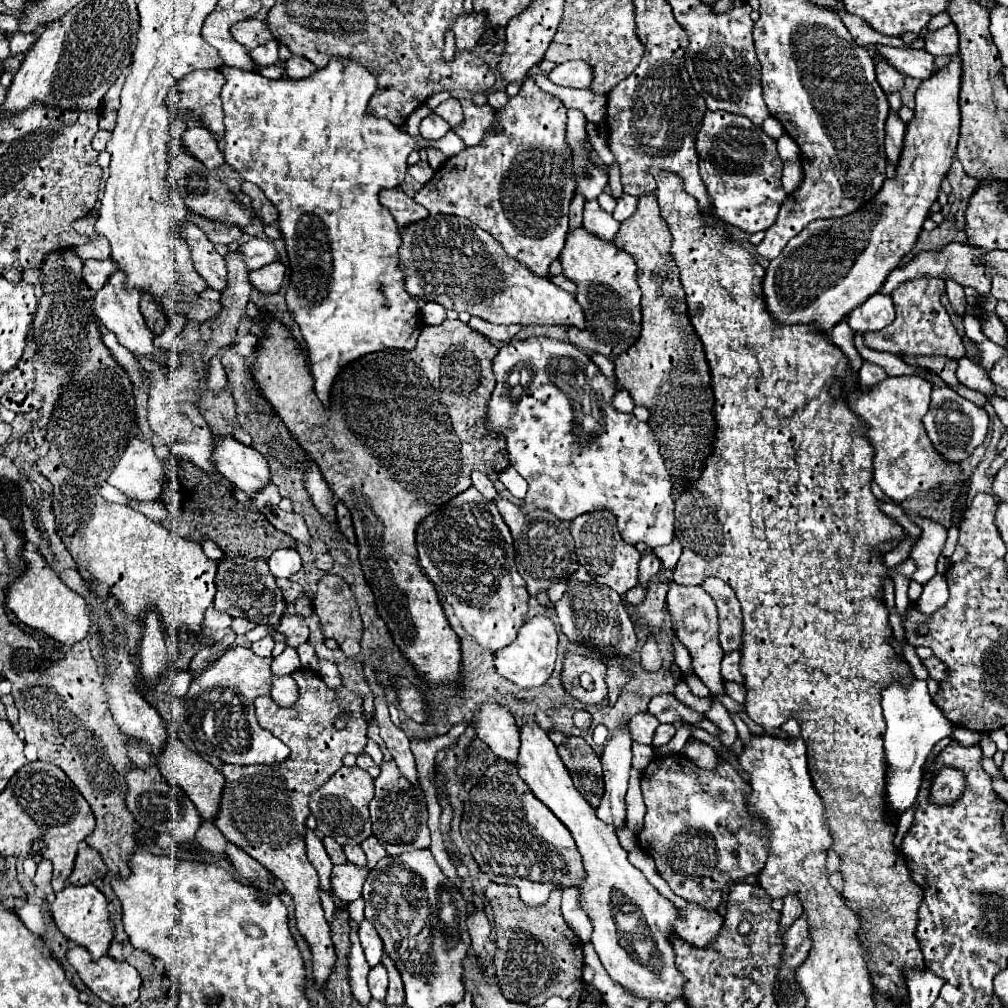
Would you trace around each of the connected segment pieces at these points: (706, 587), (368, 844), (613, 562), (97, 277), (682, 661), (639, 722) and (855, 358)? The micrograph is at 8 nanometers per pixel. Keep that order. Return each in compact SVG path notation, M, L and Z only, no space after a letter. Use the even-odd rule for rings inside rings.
M706 578L702 584L702 590L708 592L716 606L718 606L718 640L720 648L724 654L730 654L734 650L742 648L742 634L744 634L744 624L742 624L742 610L740 602L734 594L734 590L720 578Z
M374 836L366 838L360 846L362 846L362 850L364 850L366 858L368 858L368 868L374 868L374 866L376 866L376 862L378 862L380 858L384 858L384 856L386 856L384 846L382 846Z
M596 510L596 512L586 512L576 516L570 522L570 532L572 538L576 540L576 556L578 562L588 570L588 574L602 584L612 586L618 594L628 592L638 584L638 562L640 562L640 552L636 546L628 544L616 526L616 516L610 510Z
M106 258L106 260L84 260L84 280L86 284L92 288L92 290L100 290L106 280L118 272L118 264L112 262L112 258Z
M671 630L672 645L674 648L674 662L680 668L683 675L692 673L691 658L686 647L677 639Z
M642 712L642 714L634 714L628 720L628 730L632 740L640 742L640 744L652 744L652 736L656 732L656 728L660 725L659 720L656 720L652 714Z
M844 318L842 322L838 322L838 324L832 328L832 334L830 334L832 342L834 342L836 346L840 346L840 348L844 350L844 354L848 356L852 370L858 372L860 366L862 366L862 358L860 358L860 354L858 354L858 350L856 350L856 346L854 346L854 336L856 336L856 334L850 330L846 318Z

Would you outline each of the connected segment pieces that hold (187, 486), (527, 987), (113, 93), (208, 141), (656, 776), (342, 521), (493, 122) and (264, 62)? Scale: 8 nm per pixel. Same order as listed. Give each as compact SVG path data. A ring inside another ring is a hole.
M170 458L164 462L164 468L166 484L160 498L168 508L172 520L160 524L170 528L172 534L182 534L198 542L202 542L202 536L210 536L212 540L216 540L224 554L246 554L264 560L268 560L270 554L278 548L296 548L296 540L290 538L290 534L276 530L274 526L270 526L270 522L266 522L266 518L262 518L262 514L254 514L252 510L246 510L246 506L232 500L228 486L218 486L196 466Z
M490 882L484 890L496 924L496 956L494 968L502 992L514 1002L530 1006L544 1004L550 996L570 998L582 984L582 940L566 926L560 912L562 890L550 894L546 906L530 908L520 900L514 886Z
M126 72L120 74L118 80L112 84L112 88L106 92L106 96L104 96L104 108L118 110L118 106L120 106L120 90L122 90L124 80L126 80Z
M190 126L182 136L182 144L190 154L198 156L206 168L220 168L224 164L224 152L220 150L218 140L204 126Z
M686 756L654 758L642 774L642 796L648 808L644 818L644 828L640 830L640 848L650 854L656 862L658 872L670 884L670 888L686 898L688 902L700 904L706 910L718 910L722 904L724 890L742 878L758 876L766 866L770 854L770 838L766 822L754 818L750 808L746 808L750 786L738 776L724 756L718 756L722 766L718 770L702 770Z
M342 502L336 504L336 522L338 522L338 528L340 528L340 532L344 534L344 538L346 538L350 544L354 544L356 538L354 538L354 528L352 528L350 512L348 512L348 508L346 508Z
M462 100L464 122L454 128L454 132L464 140L466 146L476 146L486 134L494 132L498 126L496 110L490 104L476 106L470 100Z
M266 42L262 46L256 46L250 56L254 58L256 64L260 66L268 66L268 64L276 64L280 58L278 58L278 42Z

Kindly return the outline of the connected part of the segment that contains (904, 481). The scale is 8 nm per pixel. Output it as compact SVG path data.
M920 376L886 378L870 390L856 390L850 394L850 406L858 410L858 416L870 426L868 436L876 450L874 456L874 482L896 504L912 496L930 496L934 502L942 502L948 492L960 482L960 462L946 460L930 442L922 418L930 408L932 382Z

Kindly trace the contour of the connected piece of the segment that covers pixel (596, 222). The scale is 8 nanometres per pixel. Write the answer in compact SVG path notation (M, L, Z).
M590 200L590 202L586 202L586 206L584 206L584 228L586 228L590 234L594 234L594 236L598 236L598 238L602 238L602 240L606 240L606 242L612 242L614 236L616 236L618 230L620 230L620 222L616 222L616 220L612 218L612 214L604 212L604 210L598 206L596 200Z

